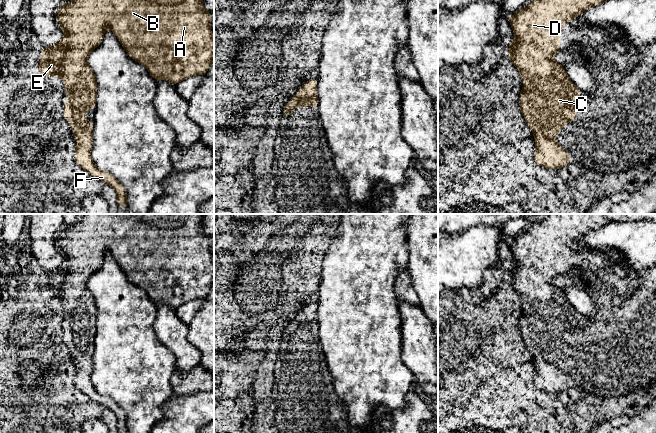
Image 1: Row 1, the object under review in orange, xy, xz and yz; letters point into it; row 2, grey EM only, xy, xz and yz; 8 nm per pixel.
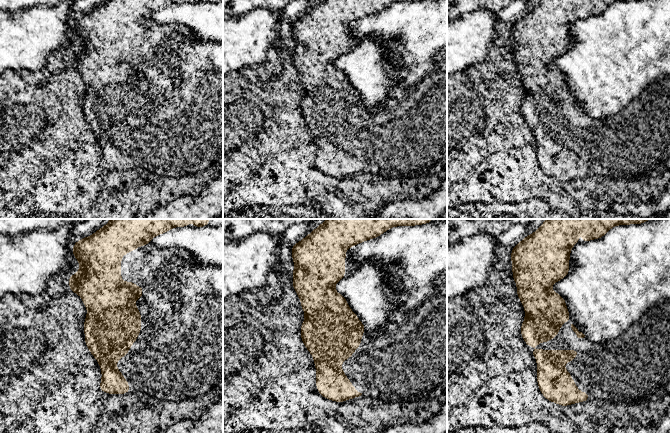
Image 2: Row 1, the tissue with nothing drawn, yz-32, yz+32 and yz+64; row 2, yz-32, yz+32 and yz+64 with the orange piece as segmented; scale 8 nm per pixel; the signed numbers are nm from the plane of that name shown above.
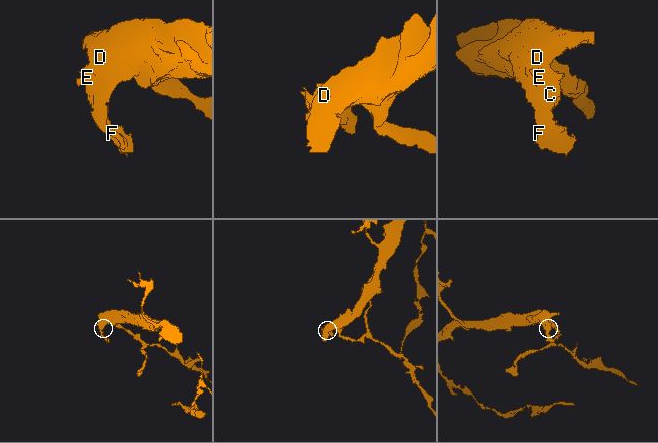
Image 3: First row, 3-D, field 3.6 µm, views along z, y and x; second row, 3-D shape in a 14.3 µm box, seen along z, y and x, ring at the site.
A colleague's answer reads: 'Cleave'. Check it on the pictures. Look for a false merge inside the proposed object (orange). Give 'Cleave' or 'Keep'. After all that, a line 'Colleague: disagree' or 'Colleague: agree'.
Keep
Colleague: disagree

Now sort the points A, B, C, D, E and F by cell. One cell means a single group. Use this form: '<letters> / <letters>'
A B C D E F

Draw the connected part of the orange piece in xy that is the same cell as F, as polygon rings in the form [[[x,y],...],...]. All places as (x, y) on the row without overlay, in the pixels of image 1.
[[[86,214],[82,219],[79,219],[76,224],[71,227],[63,227],[57,236],[57,245],[59,250],[64,255],[63,262],[55,270],[46,270],[40,276],[40,290],[38,292],[38,301],[63,301],[64,302],[64,315],[68,318],[68,324],[64,326],[64,343],[72,350],[72,355],[75,360],[77,374],[74,379],[75,386],[85,393],[93,401],[105,406],[113,411],[117,417],[117,428],[121,432],[128,432],[127,417],[125,412],[118,406],[118,404],[110,397],[104,396],[98,393],[91,383],[91,372],[93,369],[93,357],[89,357],[88,354],[94,352],[95,345],[85,345],[84,338],[89,333],[96,333],[96,321],[97,321],[97,306],[95,298],[91,291],[87,287],[87,282],[90,276],[99,270],[103,265],[103,259],[105,254],[110,251],[122,268],[129,281],[142,288],[147,292],[150,299],[156,304],[165,303],[173,309],[178,308],[184,303],[187,303],[194,299],[206,299],[212,285],[214,284],[214,261],[212,260],[210,247],[212,244],[212,238],[207,236],[202,227],[203,214]]]

